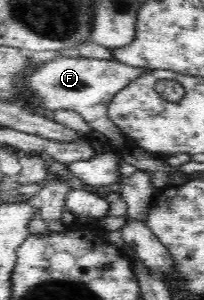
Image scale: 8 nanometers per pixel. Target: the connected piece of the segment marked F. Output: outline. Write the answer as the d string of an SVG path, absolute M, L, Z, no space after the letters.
M57 52L55 59L41 63L35 72L23 77L22 80L28 83L30 91L35 93L32 100L38 102L38 107L51 112L65 108L73 109L93 130L104 133L111 146L121 149L129 145L130 141L109 118L109 103L117 92L147 71L150 69L133 67L116 59L101 60L83 56L71 58Z

